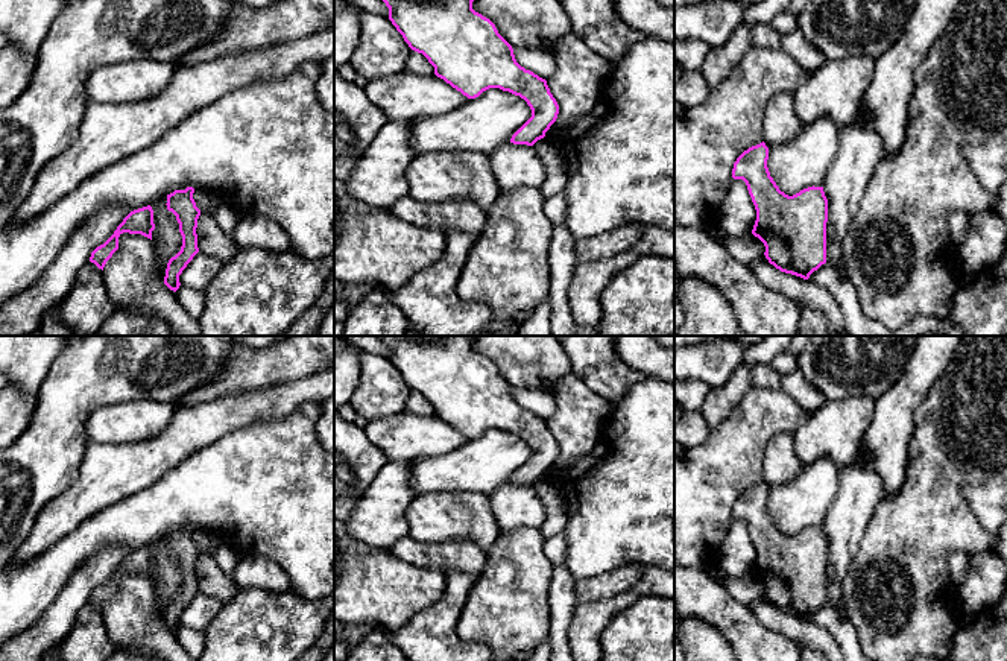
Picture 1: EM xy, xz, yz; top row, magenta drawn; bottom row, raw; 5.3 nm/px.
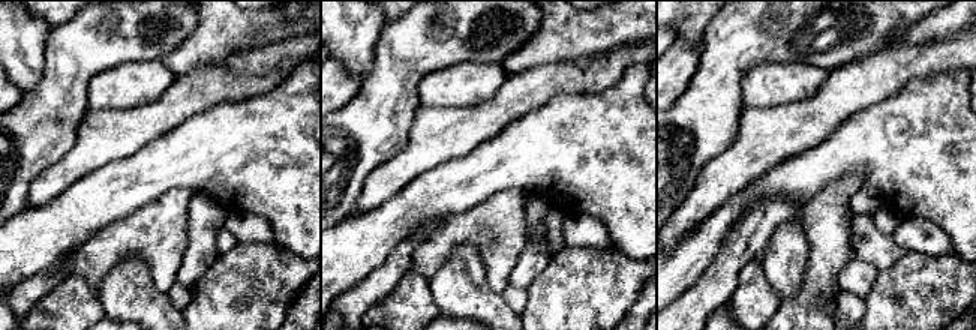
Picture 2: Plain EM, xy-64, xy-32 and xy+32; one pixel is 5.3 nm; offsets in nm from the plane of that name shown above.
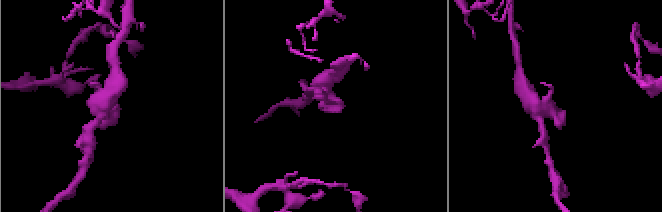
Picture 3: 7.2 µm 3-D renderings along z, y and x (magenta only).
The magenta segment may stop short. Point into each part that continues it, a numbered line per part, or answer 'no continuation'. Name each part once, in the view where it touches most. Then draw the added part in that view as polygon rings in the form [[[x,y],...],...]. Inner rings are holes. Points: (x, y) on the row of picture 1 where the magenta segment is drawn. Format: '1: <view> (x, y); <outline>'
no continuation

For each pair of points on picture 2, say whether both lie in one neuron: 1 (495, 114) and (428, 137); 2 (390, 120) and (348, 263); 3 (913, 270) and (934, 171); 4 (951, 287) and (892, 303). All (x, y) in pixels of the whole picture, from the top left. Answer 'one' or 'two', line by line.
1: one
2: two
3: two
4: one

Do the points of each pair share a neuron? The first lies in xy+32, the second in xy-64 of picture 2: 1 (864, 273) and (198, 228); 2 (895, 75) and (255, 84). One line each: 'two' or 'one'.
1: one
2: one

